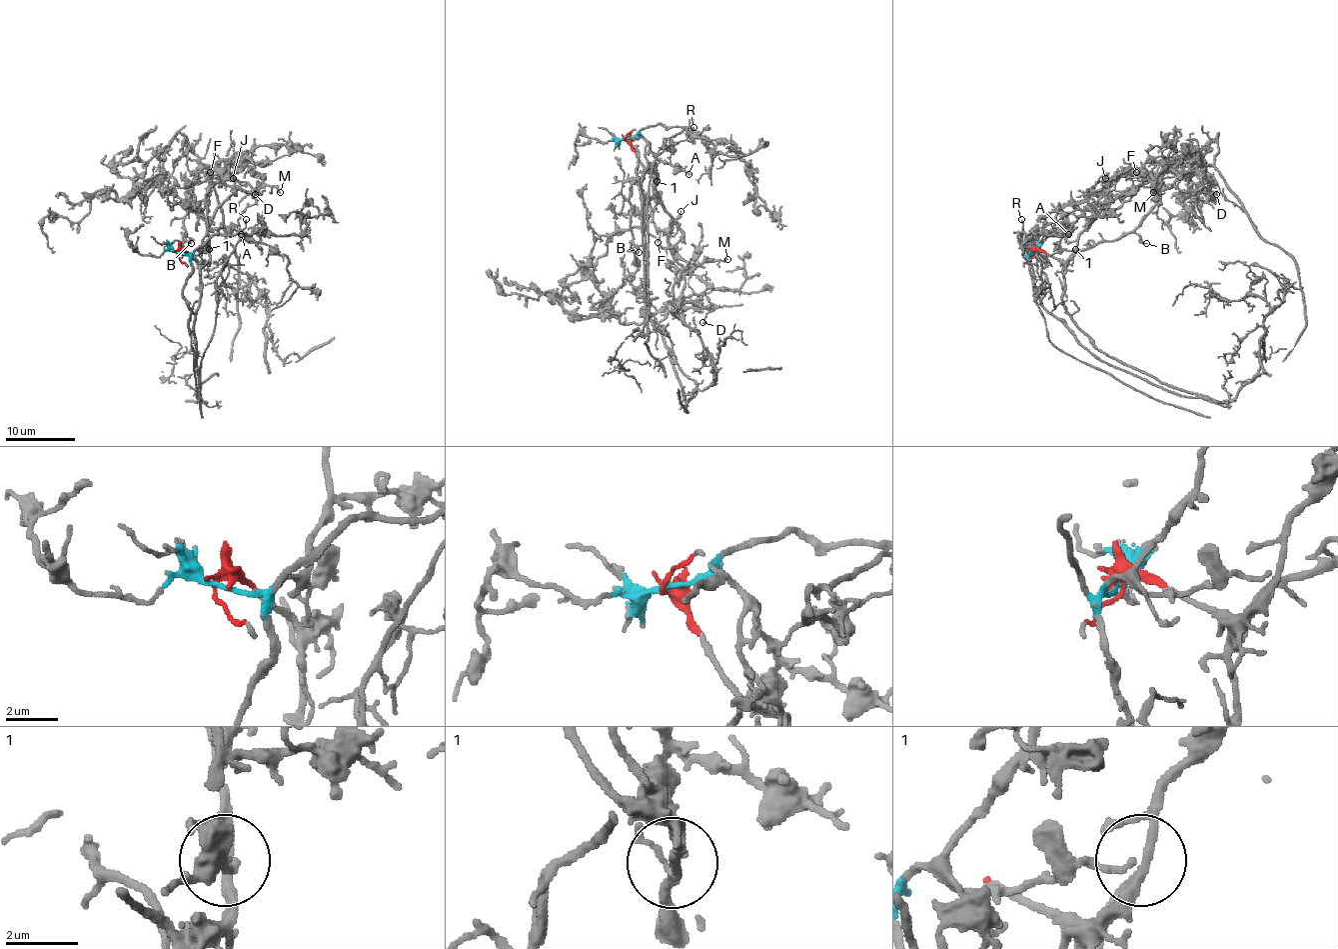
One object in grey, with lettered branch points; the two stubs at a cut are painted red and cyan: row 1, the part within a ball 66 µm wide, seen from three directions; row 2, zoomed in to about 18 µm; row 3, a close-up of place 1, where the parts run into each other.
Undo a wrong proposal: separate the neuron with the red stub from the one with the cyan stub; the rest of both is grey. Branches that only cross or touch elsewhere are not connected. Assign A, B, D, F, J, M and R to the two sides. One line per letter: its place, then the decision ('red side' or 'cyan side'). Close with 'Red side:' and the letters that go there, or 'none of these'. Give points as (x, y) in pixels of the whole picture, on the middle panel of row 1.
A: place (688, 174); cyan side
B: place (639, 252); red side
D: place (702, 322); red side
F: place (658, 242); cyan side
J: place (680, 211); cyan side
M: place (727, 259); red side
R: place (693, 127); cyan side
Red side: B, D, M

